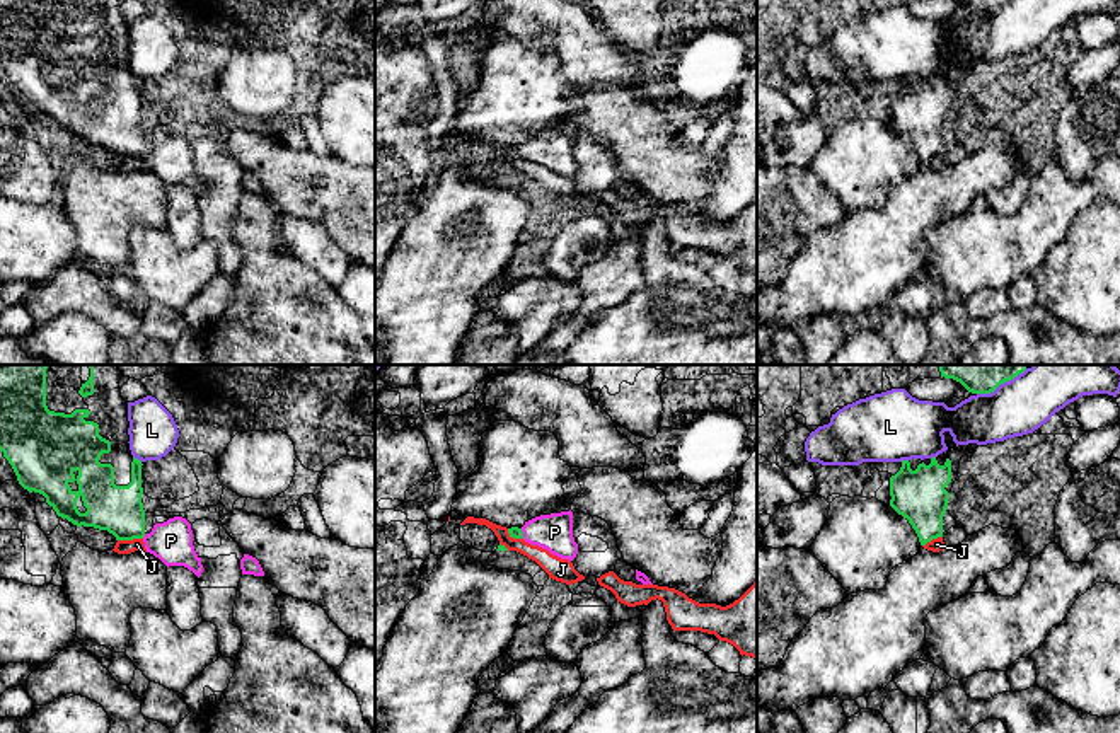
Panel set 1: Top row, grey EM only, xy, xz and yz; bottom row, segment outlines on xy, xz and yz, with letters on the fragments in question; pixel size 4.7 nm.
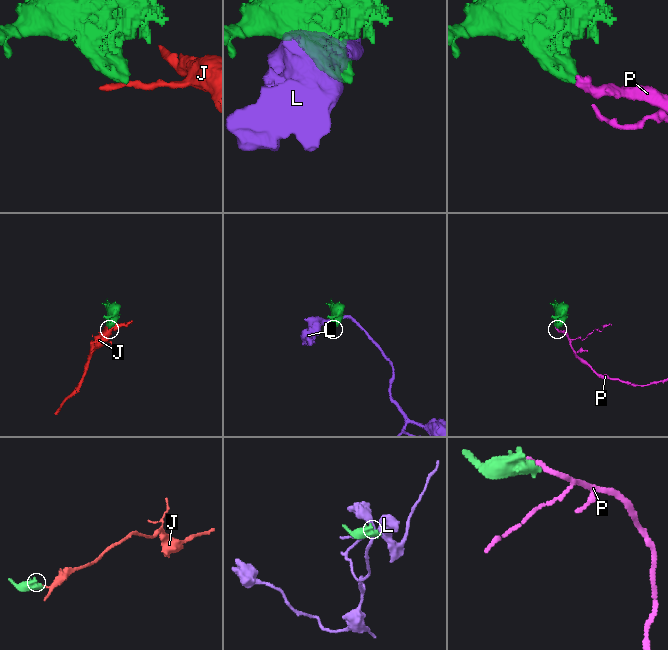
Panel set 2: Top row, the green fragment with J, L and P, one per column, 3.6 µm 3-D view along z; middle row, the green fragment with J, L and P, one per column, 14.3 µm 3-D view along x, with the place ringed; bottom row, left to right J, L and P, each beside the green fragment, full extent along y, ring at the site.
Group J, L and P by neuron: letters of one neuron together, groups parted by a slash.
J / L / P

